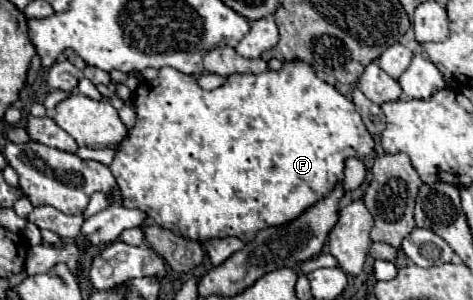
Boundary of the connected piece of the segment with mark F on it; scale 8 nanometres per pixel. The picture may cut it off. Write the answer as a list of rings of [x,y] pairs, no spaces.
[[[303,59],[285,61],[281,71],[265,71],[265,73],[259,73],[259,75],[229,75],[229,79],[213,91],[201,89],[193,75],[185,75],[185,73],[173,69],[173,67],[163,67],[163,69],[159,69],[159,75],[153,81],[141,81],[139,83],[131,103],[133,103],[135,113],[137,113],[137,123],[135,123],[133,131],[127,135],[127,139],[121,141],[117,155],[115,155],[113,163],[109,165],[111,173],[117,179],[119,189],[123,189],[123,207],[141,209],[157,225],[167,227],[171,231],[177,231],[183,237],[187,235],[193,241],[235,235],[243,243],[249,243],[255,237],[257,231],[261,231],[265,227],[289,223],[289,221],[297,219],[307,209],[307,205],[315,205],[317,201],[327,197],[335,189],[337,183],[343,183],[345,161],[349,157],[357,157],[357,159],[363,161],[367,155],[373,153],[373,137],[365,129],[359,113],[353,107],[353,101],[347,99],[345,95],[341,95],[327,81],[319,79],[315,69],[311,67],[311,63],[307,63]]]

